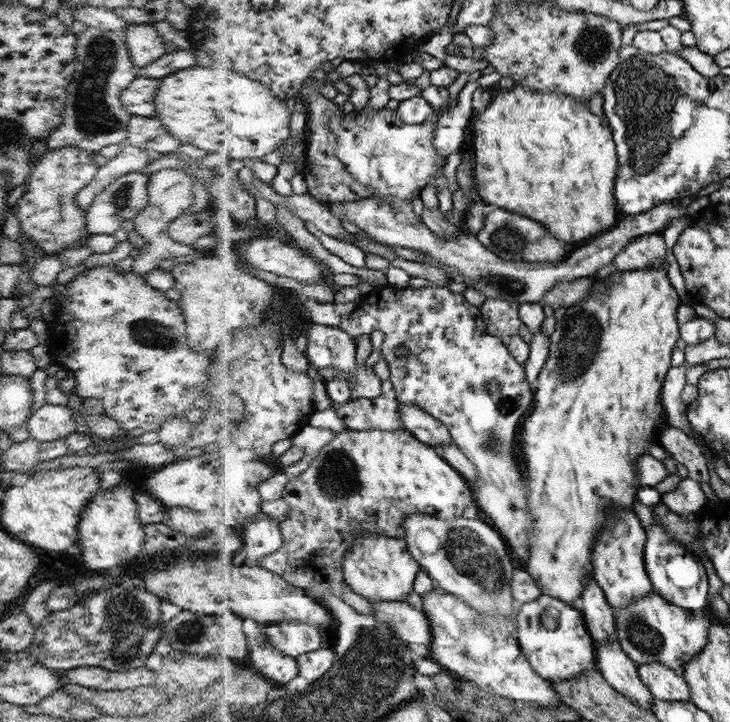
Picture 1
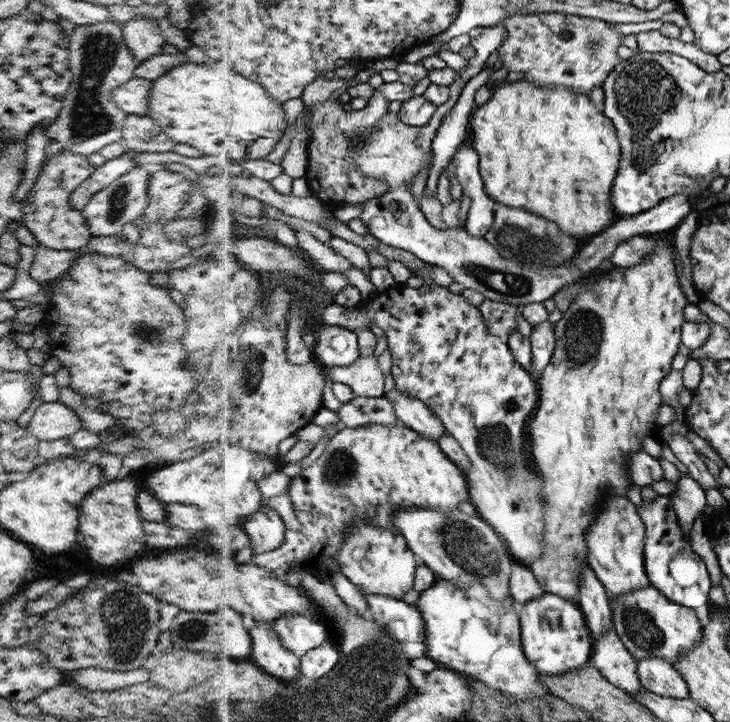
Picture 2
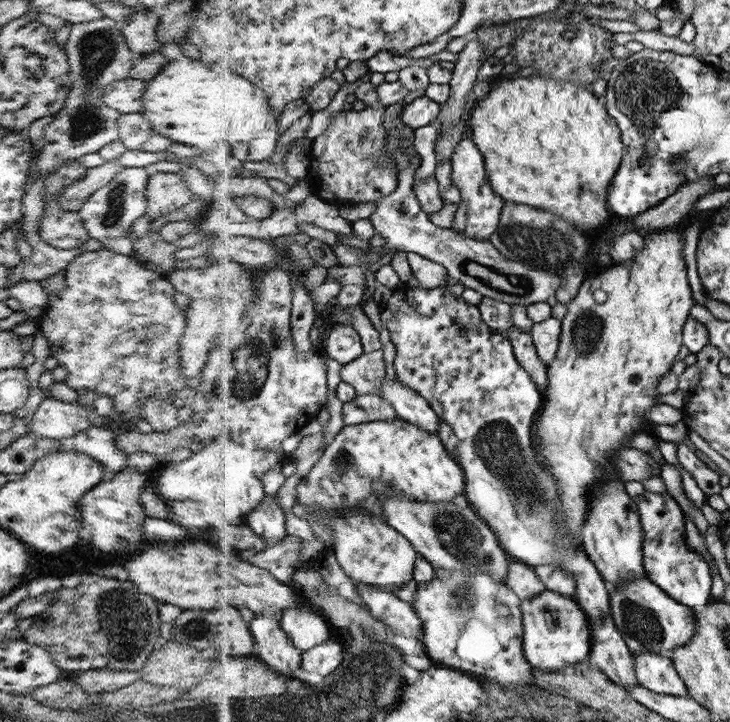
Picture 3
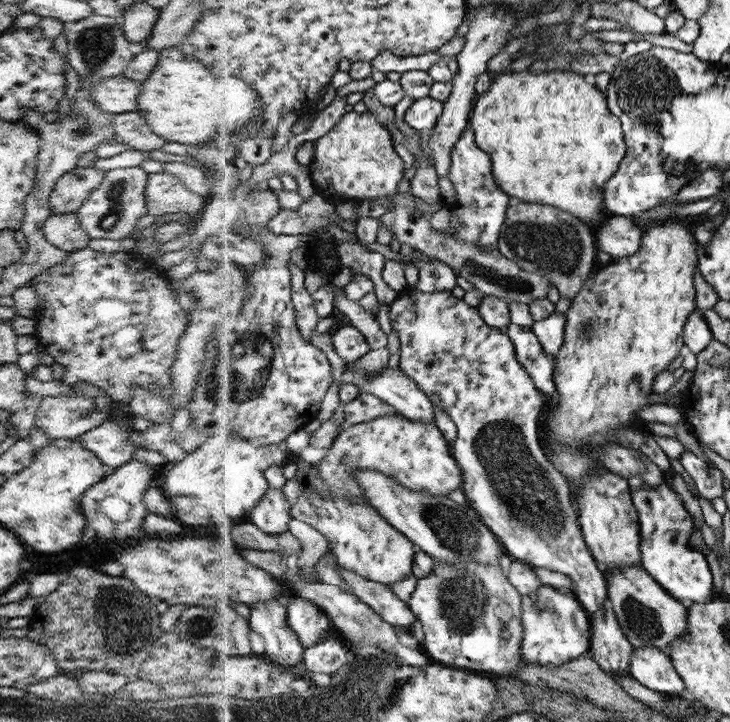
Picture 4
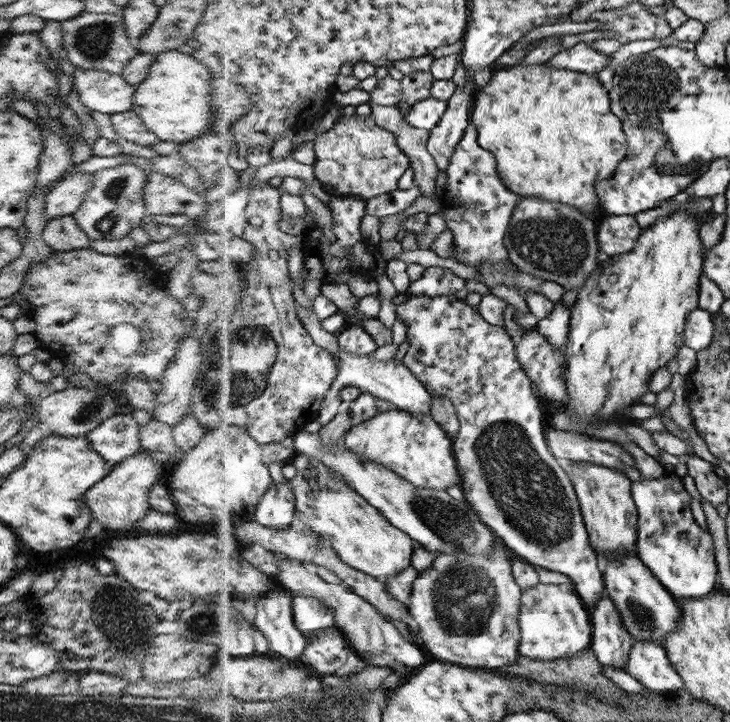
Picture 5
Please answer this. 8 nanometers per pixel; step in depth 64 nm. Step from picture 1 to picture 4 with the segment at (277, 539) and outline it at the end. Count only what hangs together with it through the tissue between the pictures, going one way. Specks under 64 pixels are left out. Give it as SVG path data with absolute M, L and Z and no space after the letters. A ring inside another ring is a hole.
M271 488L248 520L268 534L284 534L290 530L293 509L294 505L288 502L282 488Z

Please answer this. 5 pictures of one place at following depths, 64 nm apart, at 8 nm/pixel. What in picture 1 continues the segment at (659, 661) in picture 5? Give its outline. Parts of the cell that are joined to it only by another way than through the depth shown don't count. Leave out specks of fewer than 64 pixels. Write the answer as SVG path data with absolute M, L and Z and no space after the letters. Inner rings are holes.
M662 662L640 664L639 677L658 700L690 701L691 689L680 672Z

